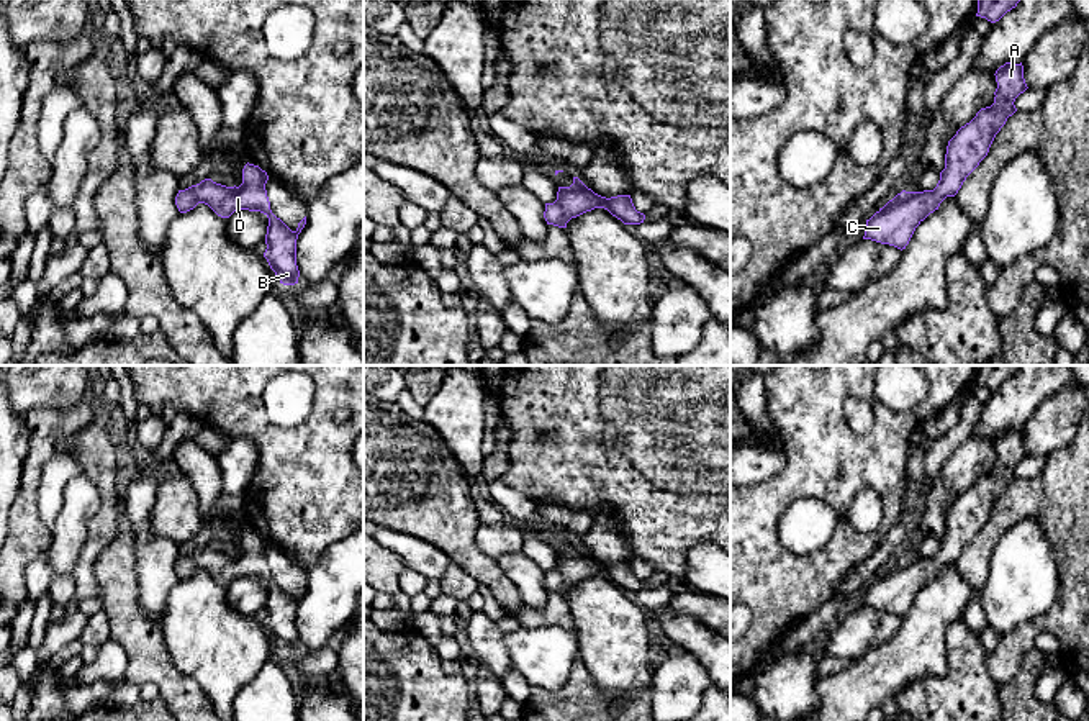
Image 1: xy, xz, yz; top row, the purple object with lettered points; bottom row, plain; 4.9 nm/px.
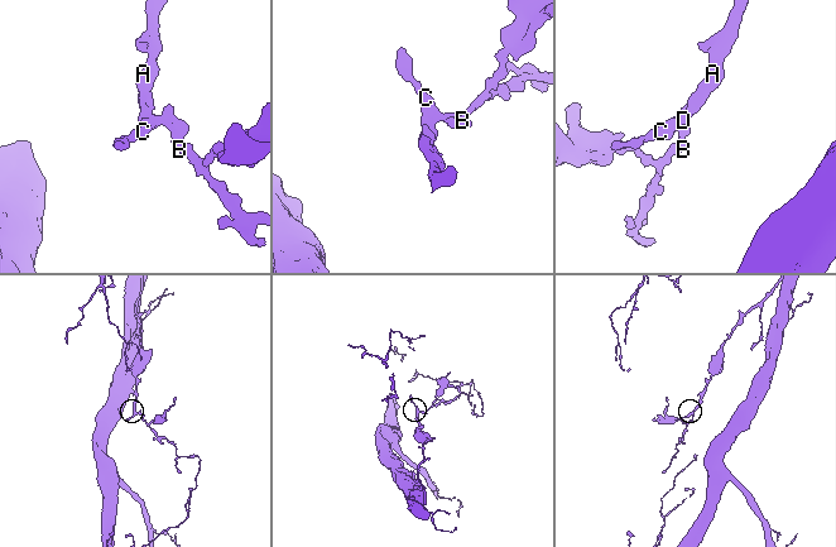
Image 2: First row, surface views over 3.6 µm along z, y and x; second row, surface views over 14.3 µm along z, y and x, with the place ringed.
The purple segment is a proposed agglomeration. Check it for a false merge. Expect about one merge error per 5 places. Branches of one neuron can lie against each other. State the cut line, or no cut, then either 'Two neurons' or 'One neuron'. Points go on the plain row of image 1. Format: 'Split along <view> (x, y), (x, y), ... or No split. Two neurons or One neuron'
No split. One neuron

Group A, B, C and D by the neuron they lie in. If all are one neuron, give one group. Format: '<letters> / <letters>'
A B C D

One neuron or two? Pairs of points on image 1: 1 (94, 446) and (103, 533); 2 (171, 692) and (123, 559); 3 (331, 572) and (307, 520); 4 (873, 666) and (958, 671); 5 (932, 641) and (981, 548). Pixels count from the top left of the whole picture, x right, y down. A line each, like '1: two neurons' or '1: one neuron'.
1: one neuron
2: one neuron
3: two neurons
4: two neurons
5: two neurons

